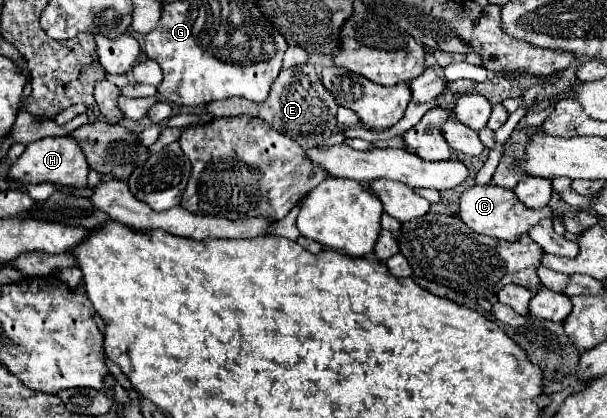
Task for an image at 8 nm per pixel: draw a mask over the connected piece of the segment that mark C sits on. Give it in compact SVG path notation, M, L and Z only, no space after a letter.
M486 184L486 186L472 186L470 190L466 190L460 198L460 218L466 226L470 226L476 234L486 234L498 240L506 240L506 242L516 242L522 234L526 234L532 226L536 226L540 220L544 218L552 218L554 220L554 210L552 208L540 208L540 210L532 210L522 206L522 202L516 198L516 194L512 190L494 186L494 184Z

